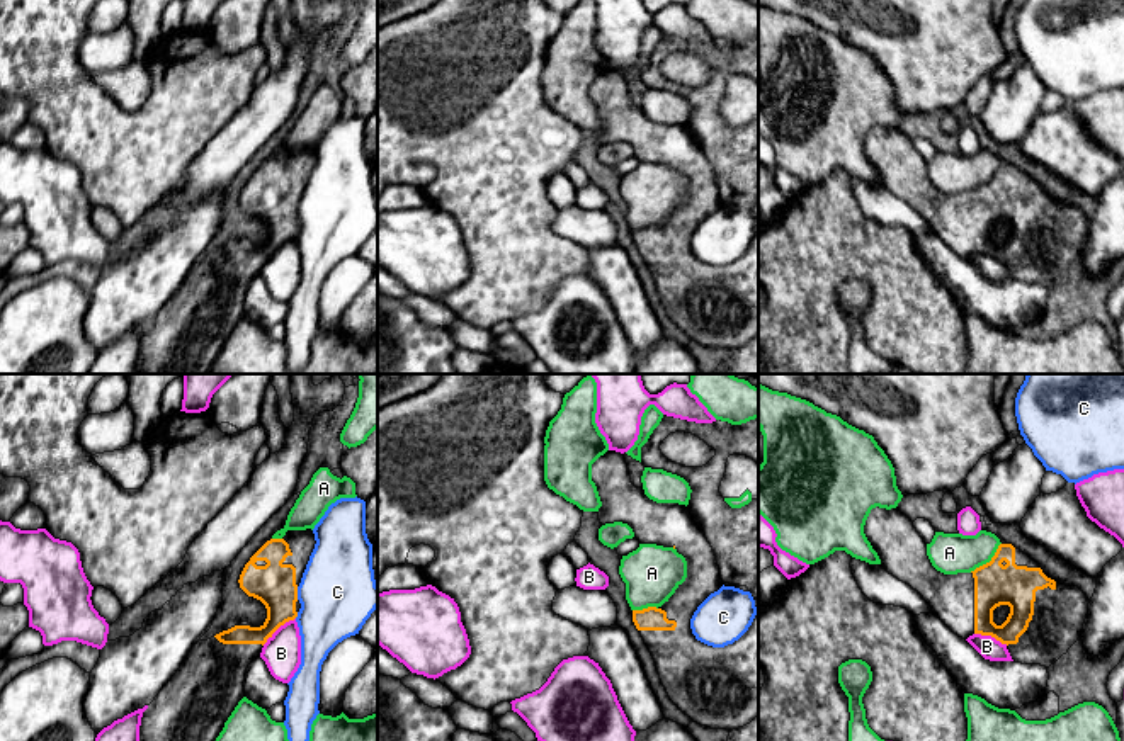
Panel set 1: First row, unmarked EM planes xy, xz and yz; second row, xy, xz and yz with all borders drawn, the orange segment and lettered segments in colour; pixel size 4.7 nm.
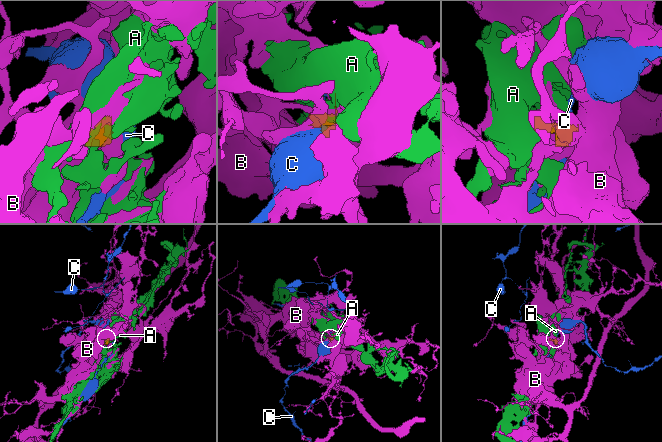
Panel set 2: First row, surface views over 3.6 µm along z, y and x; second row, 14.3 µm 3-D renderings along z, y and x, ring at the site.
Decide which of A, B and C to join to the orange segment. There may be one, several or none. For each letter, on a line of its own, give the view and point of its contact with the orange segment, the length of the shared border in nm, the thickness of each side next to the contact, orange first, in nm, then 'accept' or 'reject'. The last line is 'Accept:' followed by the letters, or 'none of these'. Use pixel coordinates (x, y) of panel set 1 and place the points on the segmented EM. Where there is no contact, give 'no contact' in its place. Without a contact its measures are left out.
A: yz (990, 561) | 200 nm | 200/190 nm | reject
B: xy (278, 627) | 200 nm | 200/180 nm | reject
C: xy (296, 593) | 60 nm | 200/360 nm | reject
Accept: none of these

